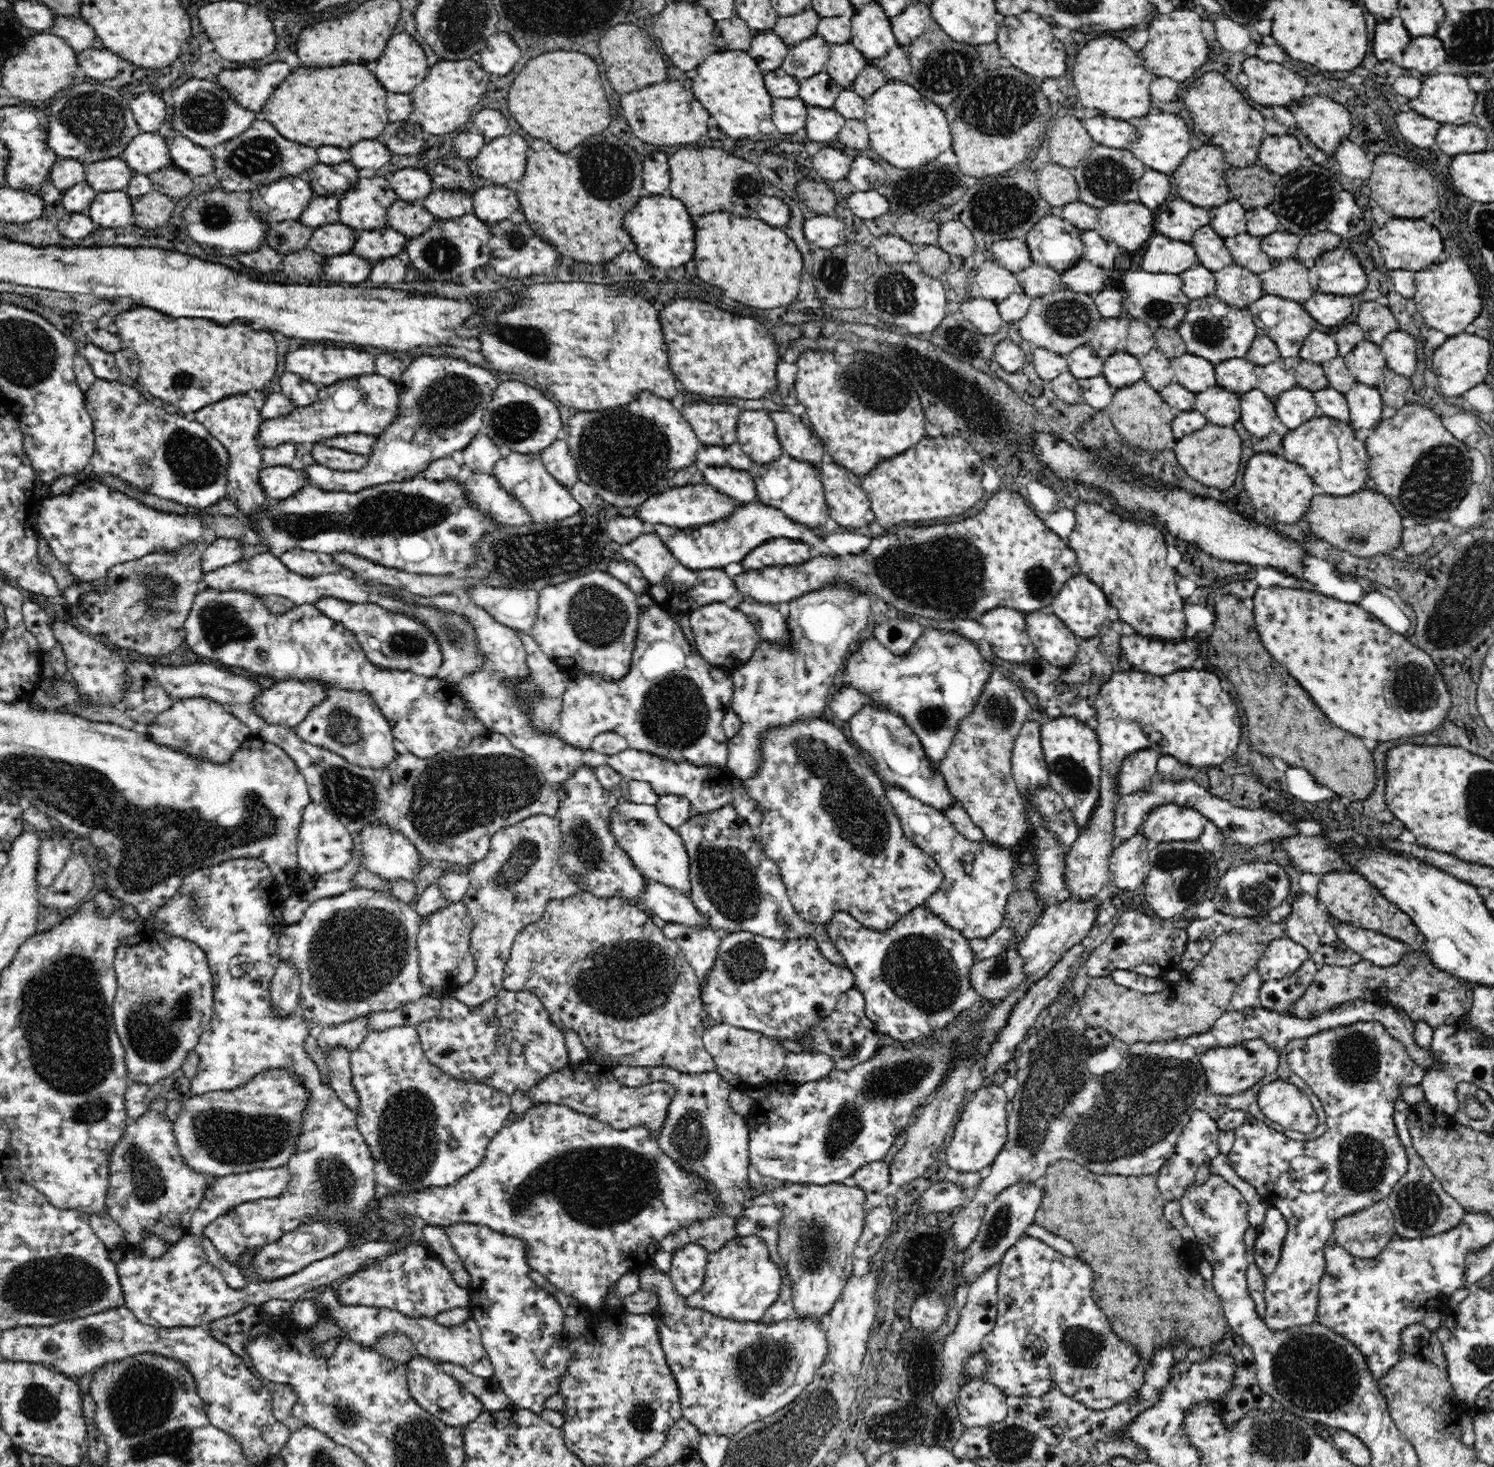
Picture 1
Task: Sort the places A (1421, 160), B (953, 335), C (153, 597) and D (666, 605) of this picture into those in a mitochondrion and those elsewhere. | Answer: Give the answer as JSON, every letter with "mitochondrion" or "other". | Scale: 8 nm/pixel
{"A":"other","B":"other","C":"mitochondrion","D":"other"}

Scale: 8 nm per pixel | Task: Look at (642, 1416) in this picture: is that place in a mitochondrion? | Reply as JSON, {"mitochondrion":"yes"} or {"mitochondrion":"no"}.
{"mitochondrion":"yes"}

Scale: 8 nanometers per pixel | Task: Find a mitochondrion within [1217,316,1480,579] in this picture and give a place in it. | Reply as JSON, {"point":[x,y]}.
{"point":[1438,477]}

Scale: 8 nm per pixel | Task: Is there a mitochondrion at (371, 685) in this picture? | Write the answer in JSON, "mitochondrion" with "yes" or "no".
{"mitochondrion":"no"}

